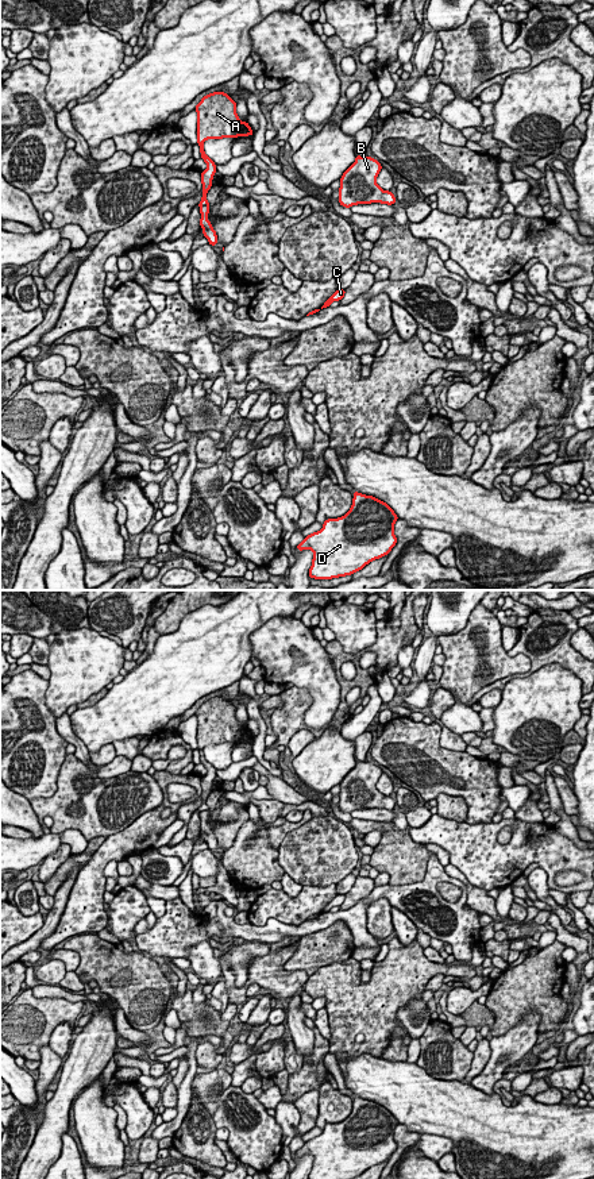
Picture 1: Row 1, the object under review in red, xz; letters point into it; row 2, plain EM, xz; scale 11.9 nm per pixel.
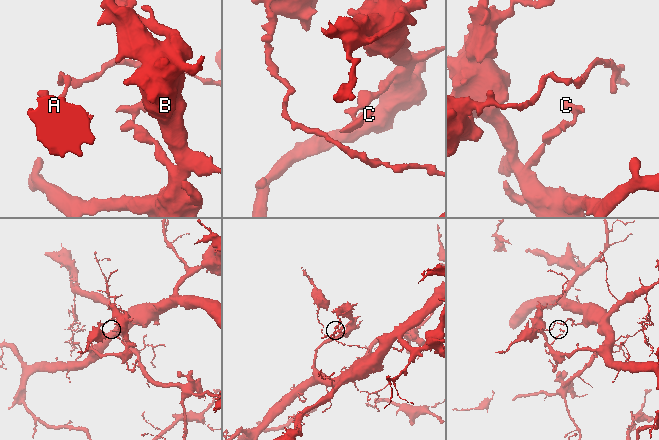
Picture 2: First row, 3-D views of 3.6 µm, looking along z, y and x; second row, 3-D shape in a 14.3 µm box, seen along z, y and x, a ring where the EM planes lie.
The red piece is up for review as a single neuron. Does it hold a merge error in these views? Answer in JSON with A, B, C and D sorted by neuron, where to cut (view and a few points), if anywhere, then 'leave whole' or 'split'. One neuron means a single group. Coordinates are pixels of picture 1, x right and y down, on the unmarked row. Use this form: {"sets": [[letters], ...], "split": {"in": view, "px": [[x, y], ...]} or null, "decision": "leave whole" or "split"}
{"sets": [["A"], ["B", "C", "D"]], "split": {"in": "xz", "px": [[208, 808], [200, 812]]}, "decision": "split"}

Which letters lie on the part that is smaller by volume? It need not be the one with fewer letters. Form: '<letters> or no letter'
A

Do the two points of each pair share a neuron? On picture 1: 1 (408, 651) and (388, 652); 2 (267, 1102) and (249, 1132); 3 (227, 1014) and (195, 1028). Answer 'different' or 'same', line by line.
1: different
2: different
3: different

